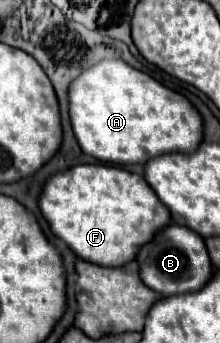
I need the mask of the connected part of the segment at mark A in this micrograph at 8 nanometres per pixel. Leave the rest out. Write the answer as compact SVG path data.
M104 59L92 69L86 69L76 81L72 81L68 99L72 127L82 151L104 163L144 165L150 159L166 153L194 153L204 141L204 121L198 109L184 95L164 87L150 75L126 65L122 59Z

